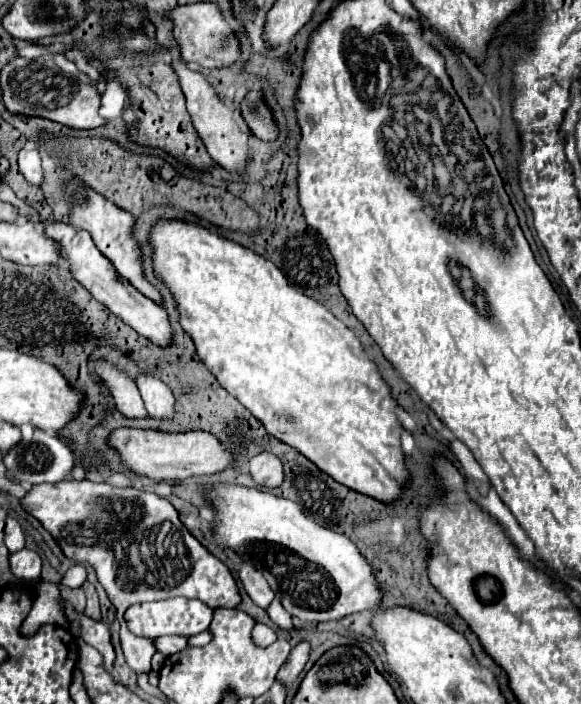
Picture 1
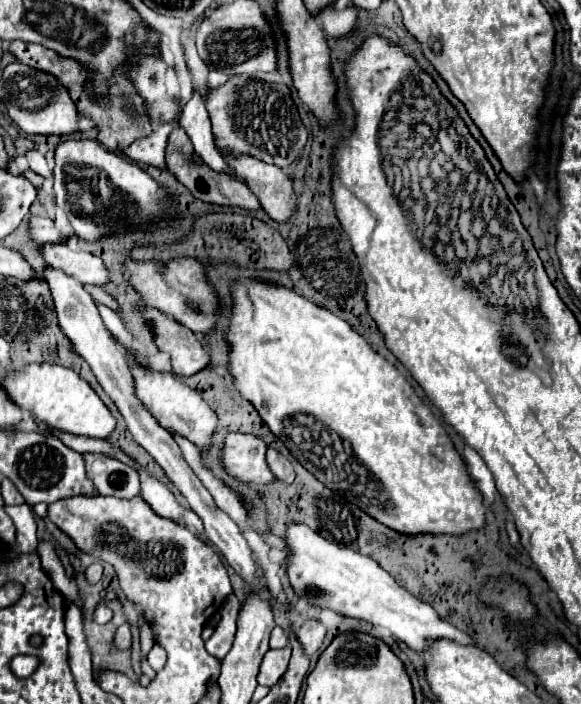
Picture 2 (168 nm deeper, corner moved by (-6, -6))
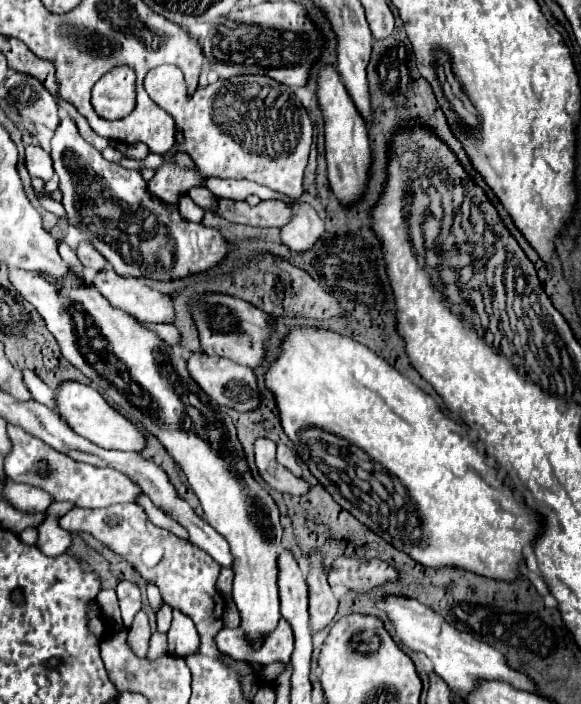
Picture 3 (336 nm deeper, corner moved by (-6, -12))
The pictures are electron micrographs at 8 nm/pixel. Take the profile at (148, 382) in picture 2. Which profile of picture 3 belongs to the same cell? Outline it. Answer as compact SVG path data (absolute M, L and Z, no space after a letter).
M18 268L10 270L10 282L44 318L64 358L96 382L120 412L134 422L142 422L182 466L188 484L202 502L208 524L228 540L236 556L232 594L242 616L240 628L260 648L264 632L274 630L280 620L276 558L282 550L282 526L268 488L256 482L248 468L232 418L222 416L212 398L188 376L188 354L180 350L174 354L172 346L164 344L154 330L142 326L128 312L114 308L92 282L68 272L66 278L54 284L42 272Z

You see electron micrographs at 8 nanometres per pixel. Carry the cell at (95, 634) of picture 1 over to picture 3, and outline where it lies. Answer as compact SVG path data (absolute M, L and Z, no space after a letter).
M140 610L134 617L134 624L132 624L130 632L128 632L128 642L130 642L136 656L144 658L148 654L148 640L150 640L150 637L148 616L144 610Z

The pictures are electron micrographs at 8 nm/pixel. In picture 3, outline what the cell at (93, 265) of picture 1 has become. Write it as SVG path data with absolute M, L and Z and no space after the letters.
M196 352L188 358L188 372L200 384L200 388L222 408L232 408L236 412L250 412L260 408L260 390L254 376L254 370L240 366L228 358L210 358L202 352Z

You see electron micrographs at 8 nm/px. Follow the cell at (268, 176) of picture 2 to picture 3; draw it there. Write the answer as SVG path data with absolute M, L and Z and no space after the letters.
M290 204L294 208L292 222L282 228L282 242L294 252L308 252L324 234L324 222L310 204Z

